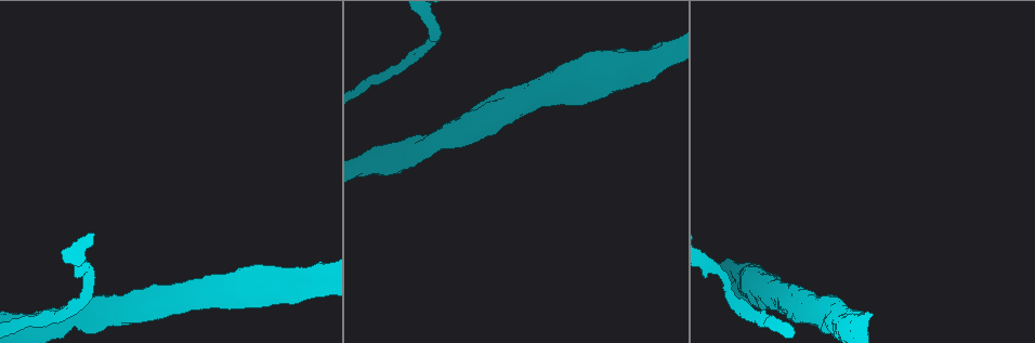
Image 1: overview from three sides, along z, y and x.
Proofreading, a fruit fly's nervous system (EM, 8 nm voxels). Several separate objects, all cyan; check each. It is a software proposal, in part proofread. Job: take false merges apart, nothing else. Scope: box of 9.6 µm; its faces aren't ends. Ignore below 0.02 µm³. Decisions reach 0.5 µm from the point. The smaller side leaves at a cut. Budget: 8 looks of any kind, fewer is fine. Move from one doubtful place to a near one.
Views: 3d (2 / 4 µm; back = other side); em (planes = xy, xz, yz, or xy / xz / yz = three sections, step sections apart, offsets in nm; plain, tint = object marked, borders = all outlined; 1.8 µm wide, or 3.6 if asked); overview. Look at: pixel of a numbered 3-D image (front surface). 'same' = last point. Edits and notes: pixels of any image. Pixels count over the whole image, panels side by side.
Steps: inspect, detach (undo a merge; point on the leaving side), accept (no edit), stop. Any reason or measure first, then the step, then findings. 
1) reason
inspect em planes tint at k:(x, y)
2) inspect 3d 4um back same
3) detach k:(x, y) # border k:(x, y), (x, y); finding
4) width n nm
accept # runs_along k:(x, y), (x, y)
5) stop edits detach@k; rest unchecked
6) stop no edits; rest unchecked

inspect 3d 4um at 1:(297, 283)

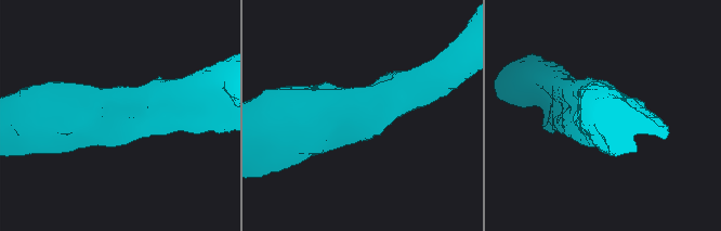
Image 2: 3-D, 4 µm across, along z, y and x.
inspect em 3.6um planes plain at 2:(361, 108)

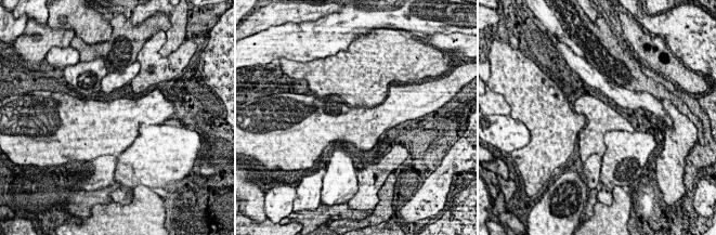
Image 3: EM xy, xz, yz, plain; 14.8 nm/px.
inspect em 3.6um planes tint same

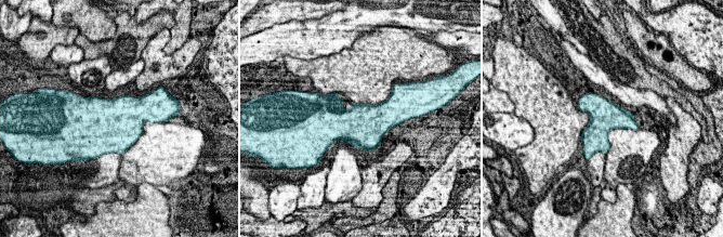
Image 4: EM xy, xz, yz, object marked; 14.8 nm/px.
width 440 nm
accept # continuous, no second neuron

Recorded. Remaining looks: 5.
calibre changes
inspect em planes borders at 1:(575, 95)

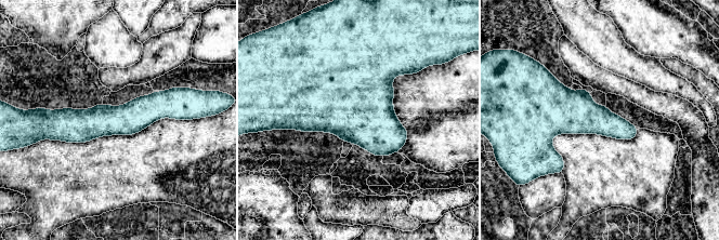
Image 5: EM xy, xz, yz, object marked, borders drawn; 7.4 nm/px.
accept # all the same neuron

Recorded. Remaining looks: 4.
sudden change in width
inspect em xz step 16 tint at 1:(706, 263)

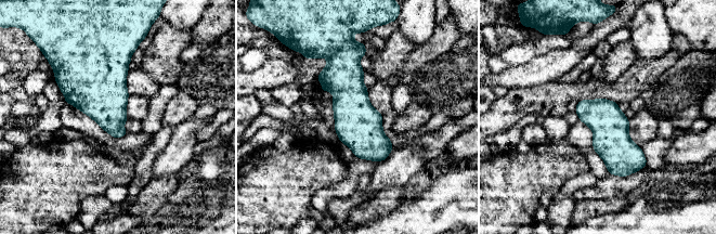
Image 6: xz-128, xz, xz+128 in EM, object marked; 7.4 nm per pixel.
accept # all the same neuron

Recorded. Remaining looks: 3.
stop no edits; rest unchecked

